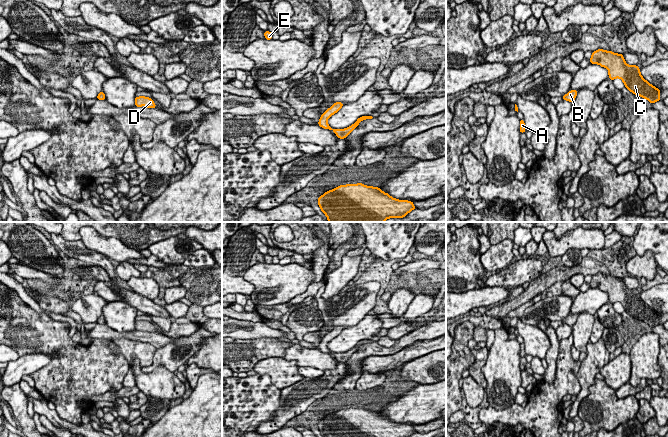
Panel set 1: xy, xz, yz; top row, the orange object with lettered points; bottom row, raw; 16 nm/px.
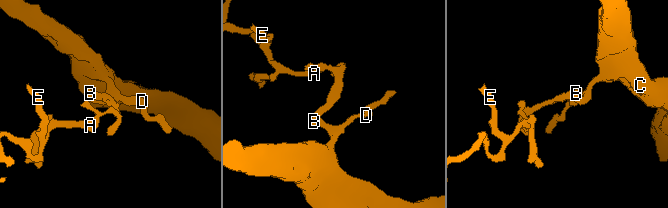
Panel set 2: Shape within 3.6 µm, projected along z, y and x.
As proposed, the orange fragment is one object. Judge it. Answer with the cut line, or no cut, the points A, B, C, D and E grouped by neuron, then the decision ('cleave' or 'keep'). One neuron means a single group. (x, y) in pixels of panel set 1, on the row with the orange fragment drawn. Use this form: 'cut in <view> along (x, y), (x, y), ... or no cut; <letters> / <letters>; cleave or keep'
no cut; A B C D E; keep

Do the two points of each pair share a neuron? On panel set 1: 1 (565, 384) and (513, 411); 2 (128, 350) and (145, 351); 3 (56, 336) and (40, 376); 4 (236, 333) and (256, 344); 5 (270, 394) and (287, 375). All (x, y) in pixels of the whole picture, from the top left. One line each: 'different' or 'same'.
1: same
2: same
3: same
4: different
5: different

